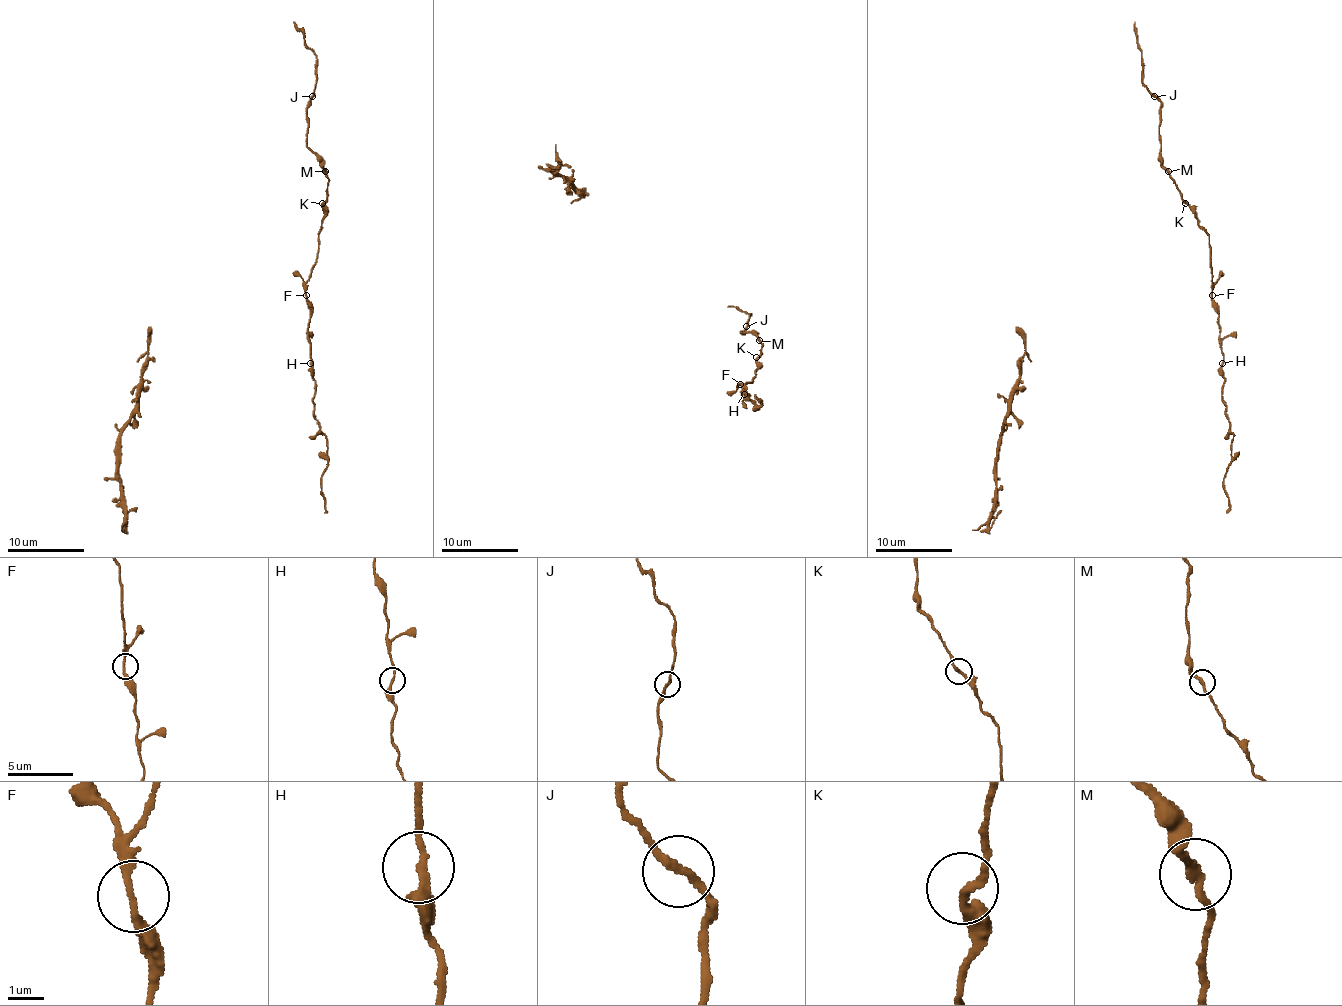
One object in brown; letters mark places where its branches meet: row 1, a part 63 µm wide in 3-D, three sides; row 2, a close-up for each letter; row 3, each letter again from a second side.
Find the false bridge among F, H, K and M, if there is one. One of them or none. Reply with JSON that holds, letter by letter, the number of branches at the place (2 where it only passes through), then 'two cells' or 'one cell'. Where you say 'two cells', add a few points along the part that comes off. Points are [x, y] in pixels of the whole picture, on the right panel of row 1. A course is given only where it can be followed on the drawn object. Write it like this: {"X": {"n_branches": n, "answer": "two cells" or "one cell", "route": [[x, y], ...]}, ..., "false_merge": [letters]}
{"F": {"n_branches": 2, "answer": "one cell"}, "H": {"n_branches": 2, "answer": "one cell"}, "K": {"n_branches": 2, "answer": "one cell"}, "M": {"n_branches": 2, "answer": "one cell"}, "false_merge": []}

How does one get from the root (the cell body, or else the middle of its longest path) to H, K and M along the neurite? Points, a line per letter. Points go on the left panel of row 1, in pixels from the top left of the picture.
H: (304, 295), (310, 309), (310, 363)
K: (304, 295), (306, 280), (318, 251), (318, 232), (324, 218), (322, 203)
M: (304, 295), (306, 280), (316, 261), (318, 232), (324, 218), (328, 187), (326, 172)

